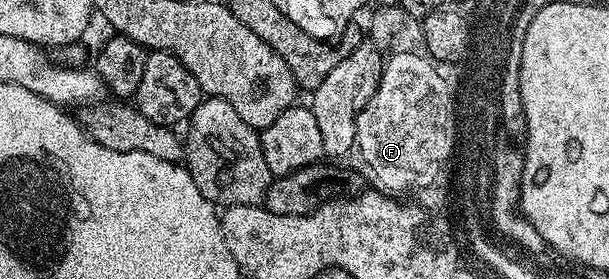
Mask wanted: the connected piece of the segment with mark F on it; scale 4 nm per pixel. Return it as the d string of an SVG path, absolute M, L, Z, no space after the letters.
M397 53L390 55L383 67L382 78L378 84L378 90L370 99L368 99L366 107L358 114L357 118L357 132L355 133L355 143L358 154L360 153L364 162L371 170L374 178L378 183L376 185L391 194L402 194L407 190L419 190L433 185L441 172L444 170L446 164L450 163L455 151L455 144L458 141L458 130L456 128L456 114L455 114L455 96L443 95L443 92L449 88L448 82L443 78L439 69L428 57L420 53Z

